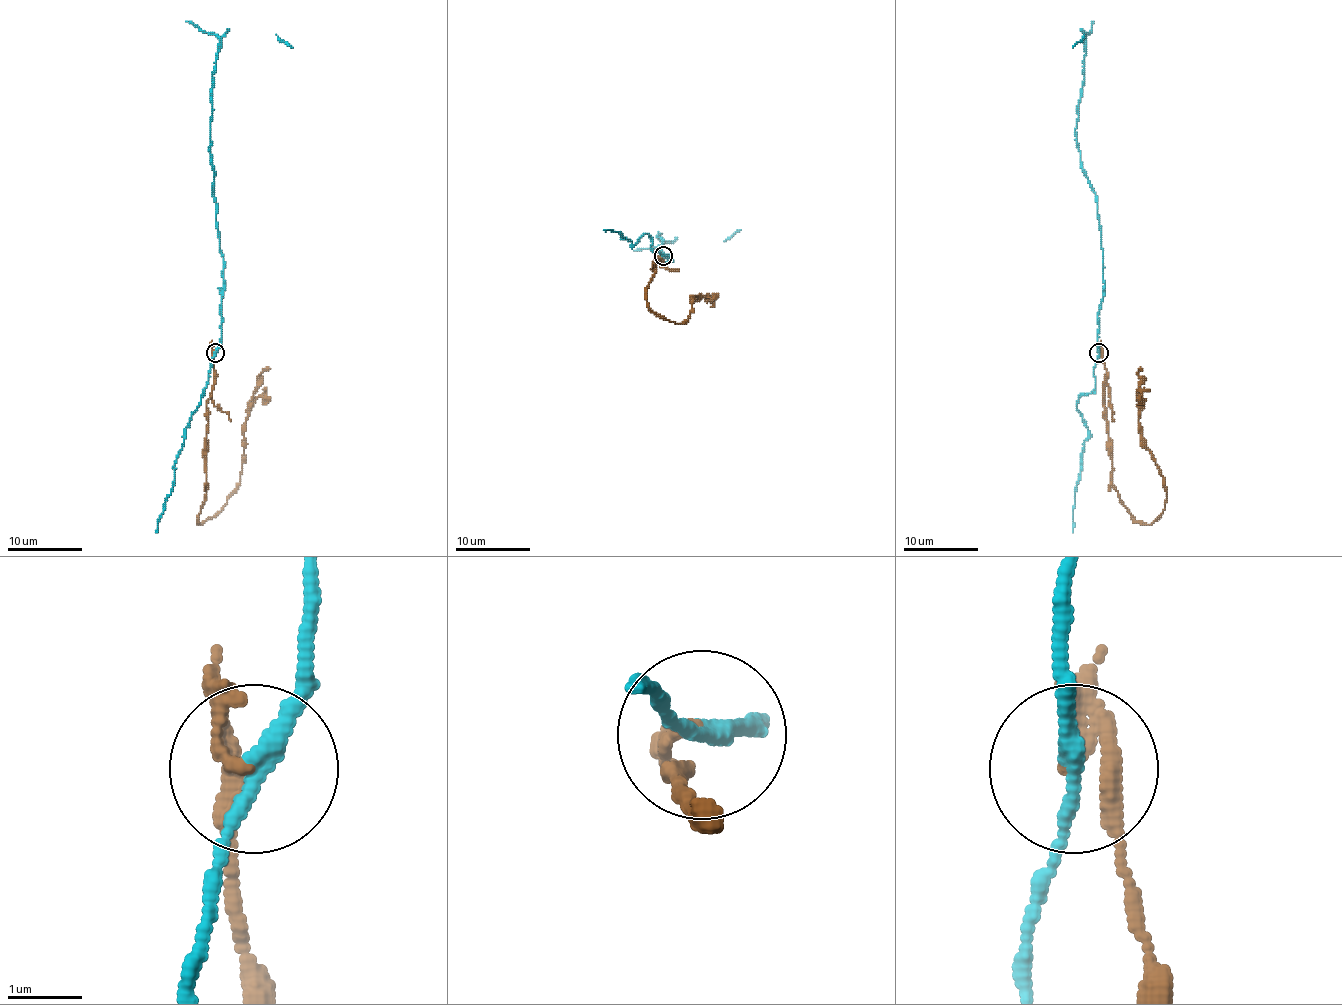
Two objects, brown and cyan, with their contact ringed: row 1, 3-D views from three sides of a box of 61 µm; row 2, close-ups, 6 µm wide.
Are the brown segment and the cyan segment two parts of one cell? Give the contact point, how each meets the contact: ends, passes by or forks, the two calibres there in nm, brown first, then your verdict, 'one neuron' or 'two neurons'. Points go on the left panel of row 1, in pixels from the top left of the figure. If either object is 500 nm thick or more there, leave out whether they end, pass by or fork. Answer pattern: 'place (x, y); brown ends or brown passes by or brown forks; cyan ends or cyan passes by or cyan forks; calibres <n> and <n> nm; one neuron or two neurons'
place (215, 352); brown passes by; cyan passes by; calibres 110 and 200 nm; two neurons

